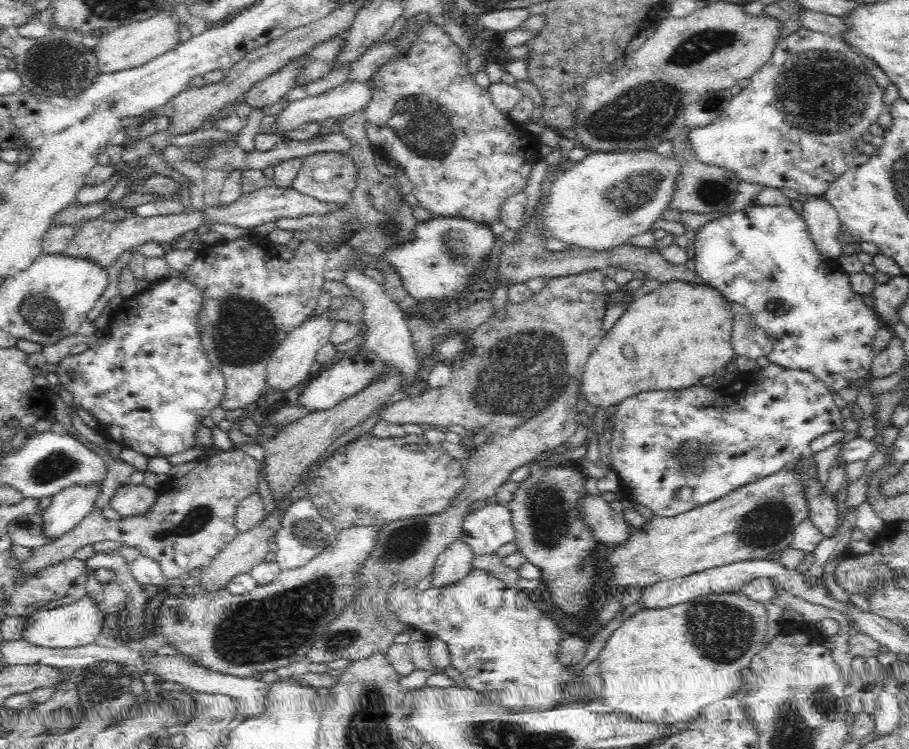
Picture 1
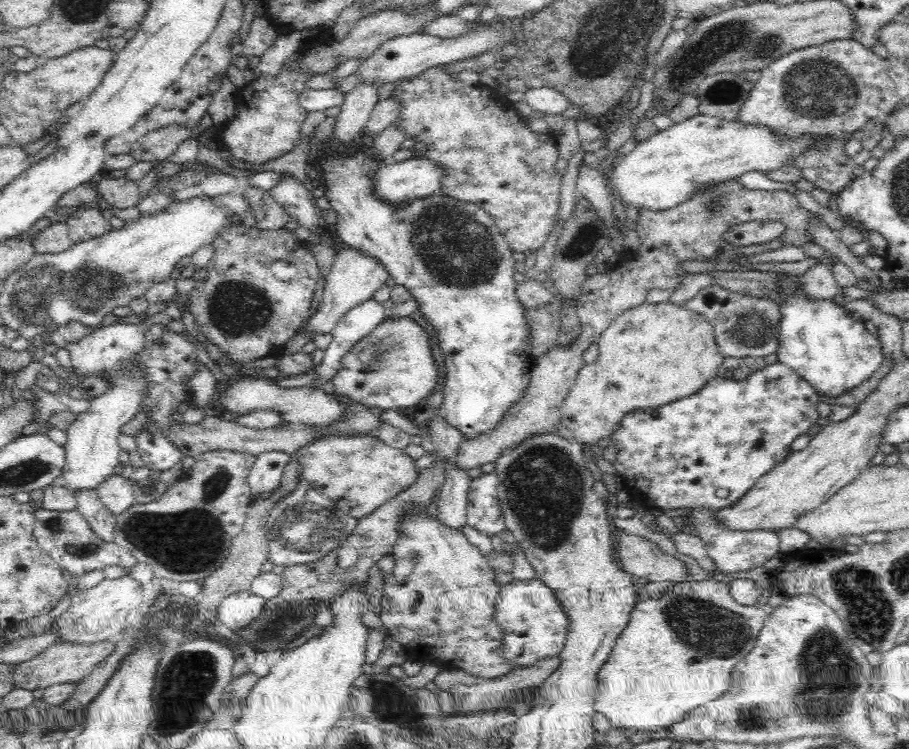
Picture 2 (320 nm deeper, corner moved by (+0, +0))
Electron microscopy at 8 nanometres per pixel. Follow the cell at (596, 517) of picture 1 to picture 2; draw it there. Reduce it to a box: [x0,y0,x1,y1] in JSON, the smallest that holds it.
[617,531,690,584]

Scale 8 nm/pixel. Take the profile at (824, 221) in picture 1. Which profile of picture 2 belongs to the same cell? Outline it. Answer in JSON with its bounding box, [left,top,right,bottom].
[801,260,839,301]

